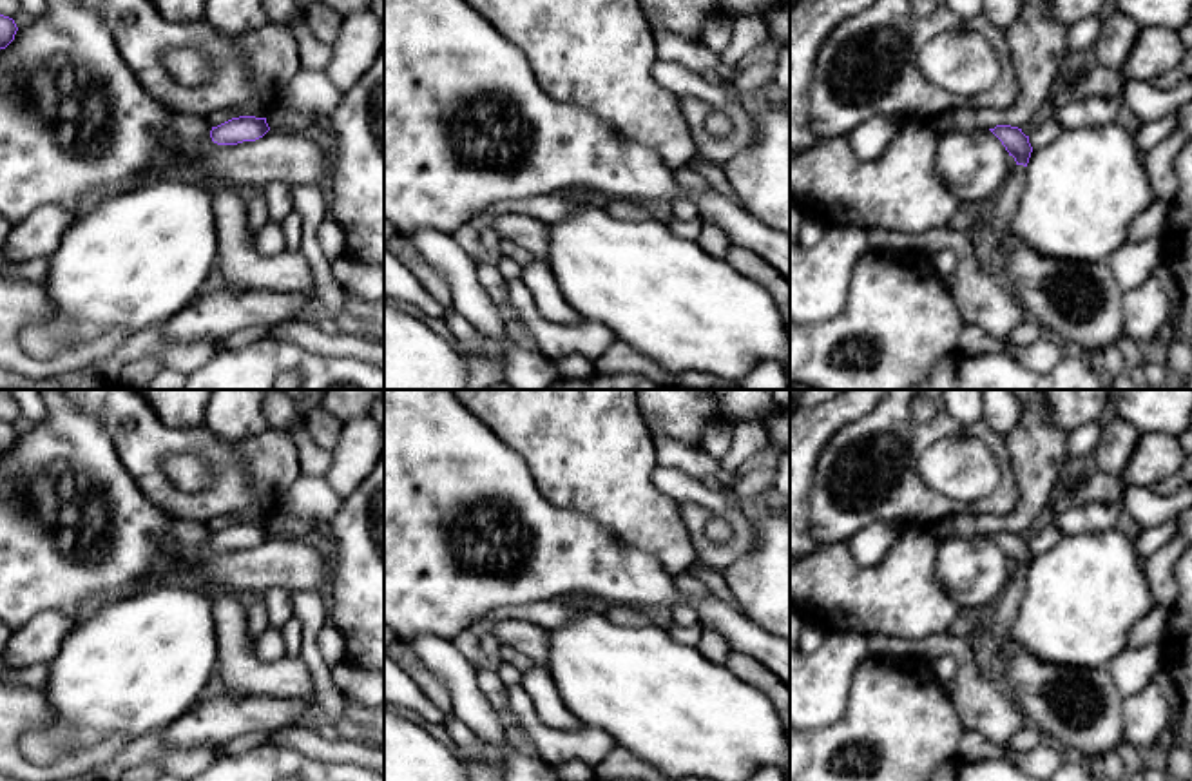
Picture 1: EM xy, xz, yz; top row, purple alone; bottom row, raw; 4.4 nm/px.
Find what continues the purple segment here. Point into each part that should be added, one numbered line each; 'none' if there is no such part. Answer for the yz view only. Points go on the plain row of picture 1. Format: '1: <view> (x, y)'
1: yz (1082, 711)

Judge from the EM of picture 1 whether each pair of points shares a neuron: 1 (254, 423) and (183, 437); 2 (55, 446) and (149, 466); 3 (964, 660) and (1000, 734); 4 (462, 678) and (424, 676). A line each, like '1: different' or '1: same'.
1: different
2: different
3: same
4: different

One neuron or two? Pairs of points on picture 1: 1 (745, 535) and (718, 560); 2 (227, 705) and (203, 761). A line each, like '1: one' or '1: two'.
1: one
2: two

